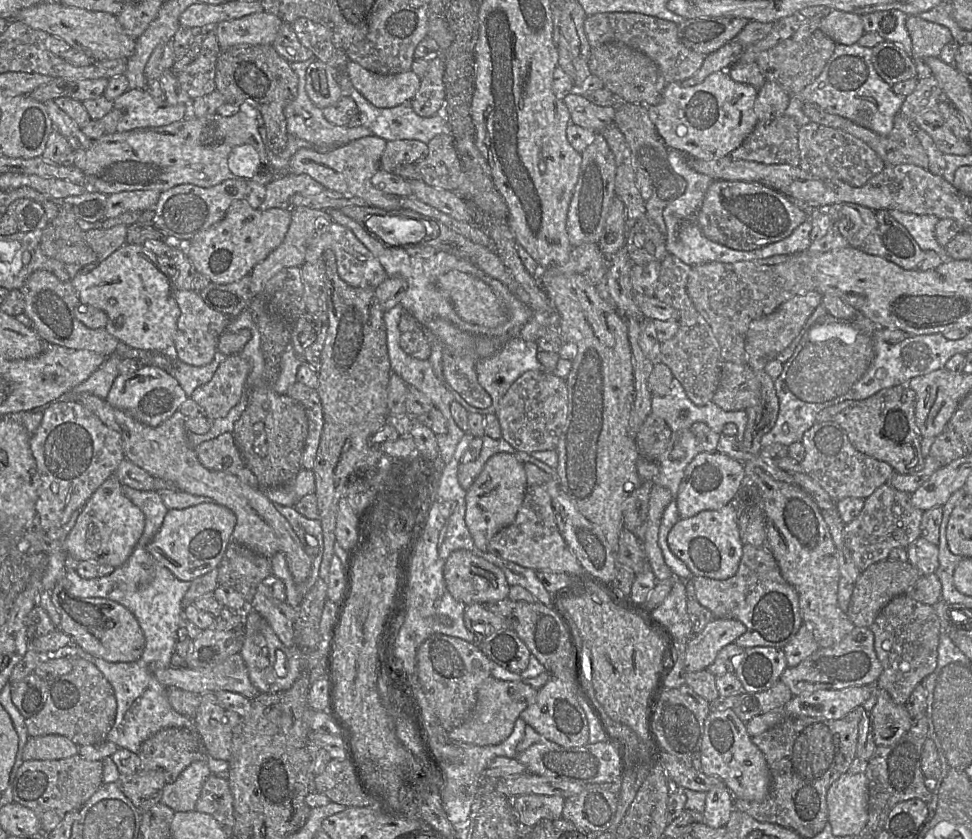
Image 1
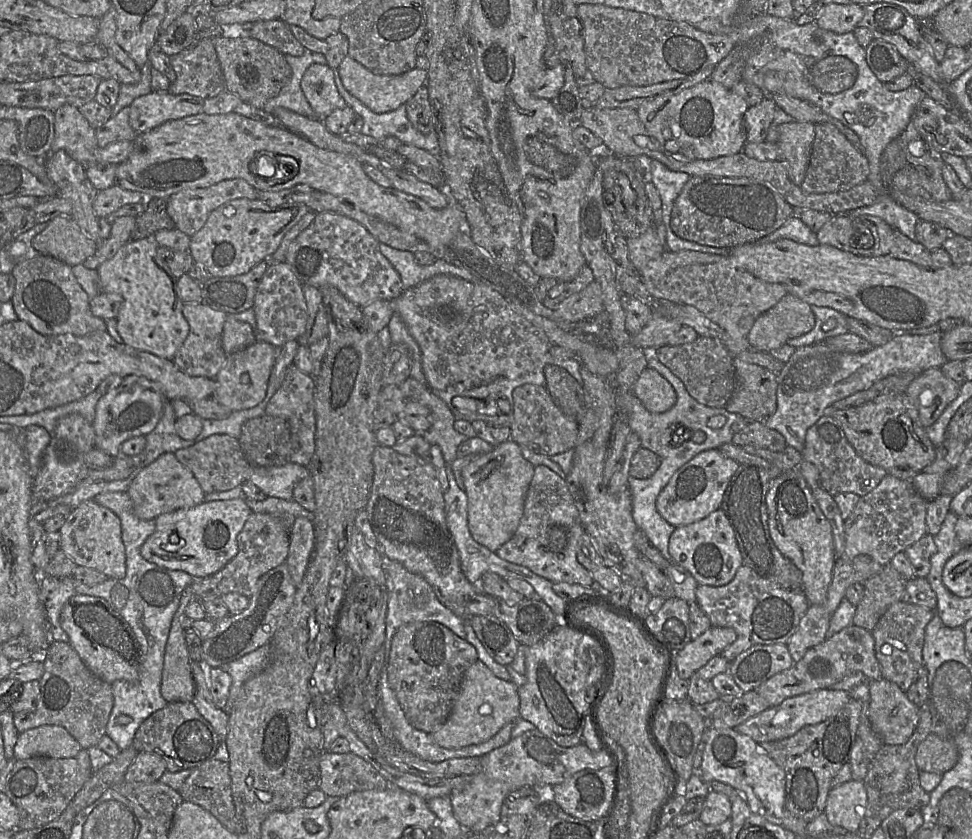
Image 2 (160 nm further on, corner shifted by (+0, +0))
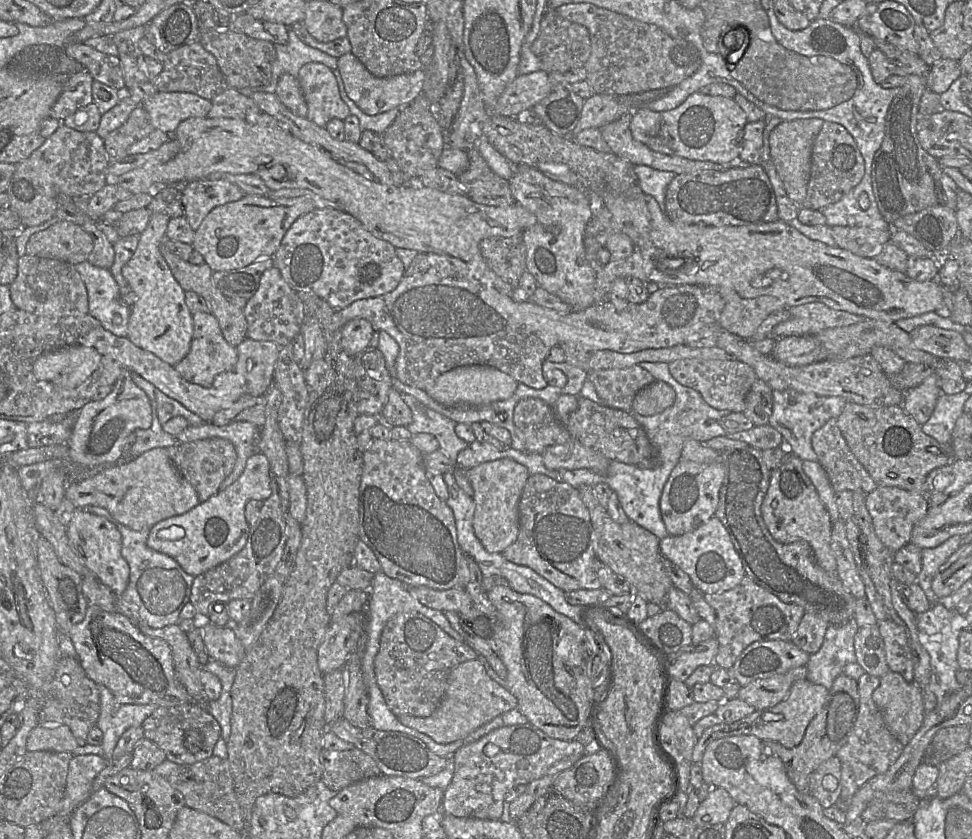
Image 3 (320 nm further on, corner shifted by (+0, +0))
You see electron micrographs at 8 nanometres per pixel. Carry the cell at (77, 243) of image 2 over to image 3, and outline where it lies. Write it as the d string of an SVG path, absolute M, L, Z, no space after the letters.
M58 221L29 238L26 255L57 259L77 265L87 261L93 247L91 236L82 226Z

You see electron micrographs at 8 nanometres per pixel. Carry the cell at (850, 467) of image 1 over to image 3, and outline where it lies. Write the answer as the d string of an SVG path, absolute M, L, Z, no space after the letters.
M829 419L816 430L811 444L835 492L846 490L869 494L878 487L850 450L837 419Z

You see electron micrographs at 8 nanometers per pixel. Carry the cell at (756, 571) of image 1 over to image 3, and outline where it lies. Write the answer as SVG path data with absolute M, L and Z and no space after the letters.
M745 575L734 588L717 594L704 594L704 600L715 611L715 638L719 648L714 658L716 667L730 670L741 652L758 641L792 641L800 621L806 613L804 608L784 603L777 596L756 584Z

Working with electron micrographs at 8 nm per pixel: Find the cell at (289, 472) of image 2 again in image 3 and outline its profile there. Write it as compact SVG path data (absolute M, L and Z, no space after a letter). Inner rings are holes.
M260 451L251 455L240 477L223 491L218 491L190 511L166 518L150 528L147 546L173 558L189 575L200 575L227 561L247 542L249 523L245 517L245 507L249 500L264 501L271 495L270 465L267 457ZM171 526L182 528L182 532L160 536L160 532Z

